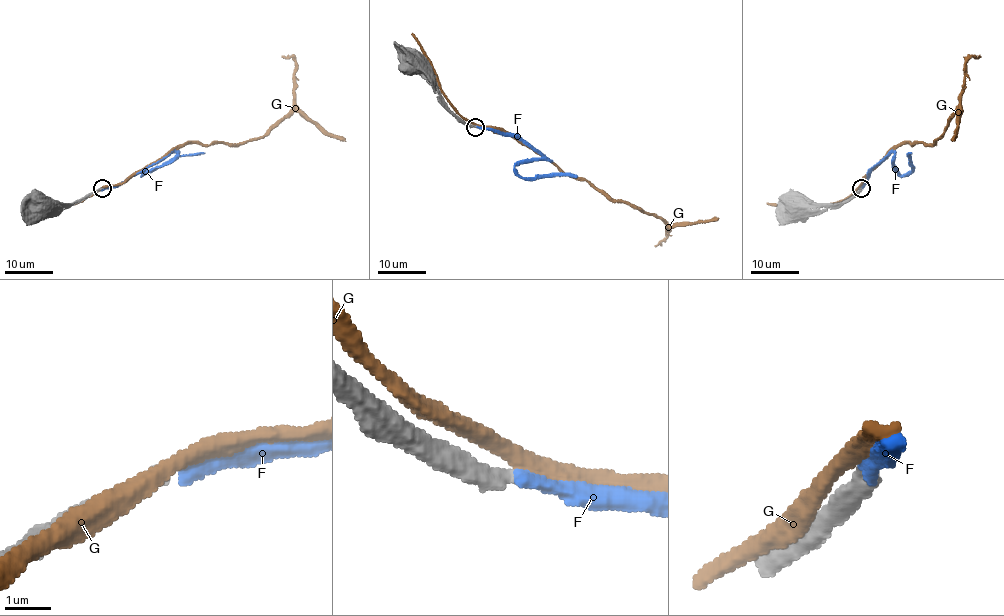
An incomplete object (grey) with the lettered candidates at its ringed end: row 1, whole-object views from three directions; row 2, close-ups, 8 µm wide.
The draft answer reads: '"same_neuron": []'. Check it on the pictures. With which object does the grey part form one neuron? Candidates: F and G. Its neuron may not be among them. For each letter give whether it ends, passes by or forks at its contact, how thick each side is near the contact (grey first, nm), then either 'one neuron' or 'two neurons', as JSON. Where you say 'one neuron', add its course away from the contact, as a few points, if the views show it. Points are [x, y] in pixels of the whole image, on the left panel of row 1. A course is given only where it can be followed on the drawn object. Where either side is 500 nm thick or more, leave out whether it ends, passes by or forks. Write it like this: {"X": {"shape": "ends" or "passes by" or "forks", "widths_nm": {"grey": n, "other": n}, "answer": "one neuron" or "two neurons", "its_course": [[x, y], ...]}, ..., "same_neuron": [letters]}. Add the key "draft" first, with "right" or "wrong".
{"draft": "right", "F": {"shape": "ends", "widths_nm": {"grey": 360, "other": 360}, "answer": "two neurons"}, "G": {"shape": "passes by", "widths_nm": {"grey": 380, "other": 360}, "answer": "two neurons"}, "same_neuron": []}

